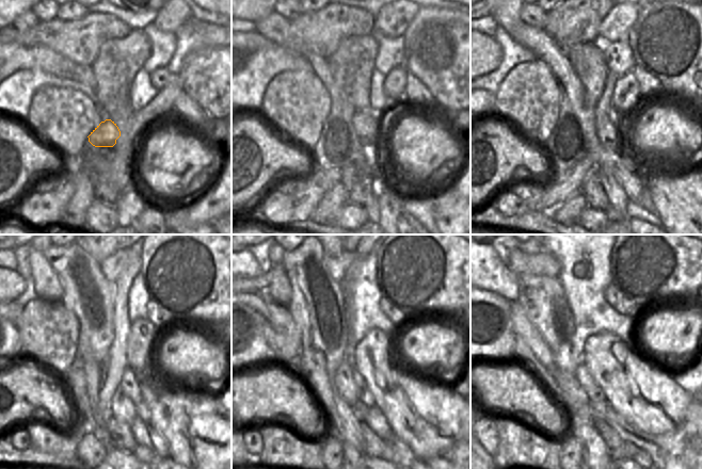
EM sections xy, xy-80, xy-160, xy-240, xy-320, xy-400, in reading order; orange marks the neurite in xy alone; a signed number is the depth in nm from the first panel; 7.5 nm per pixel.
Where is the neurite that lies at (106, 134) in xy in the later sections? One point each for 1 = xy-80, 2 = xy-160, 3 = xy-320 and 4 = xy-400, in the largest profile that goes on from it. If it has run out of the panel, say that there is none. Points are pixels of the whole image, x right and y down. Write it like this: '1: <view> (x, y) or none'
1: xy-80 (366, 127)
2: xy-160 (607, 131)
3: xy-320 (365, 397)
4: xy-400 (594, 393)

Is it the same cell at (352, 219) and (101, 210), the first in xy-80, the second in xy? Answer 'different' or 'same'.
same

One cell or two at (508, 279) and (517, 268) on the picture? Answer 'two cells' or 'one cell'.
two cells

